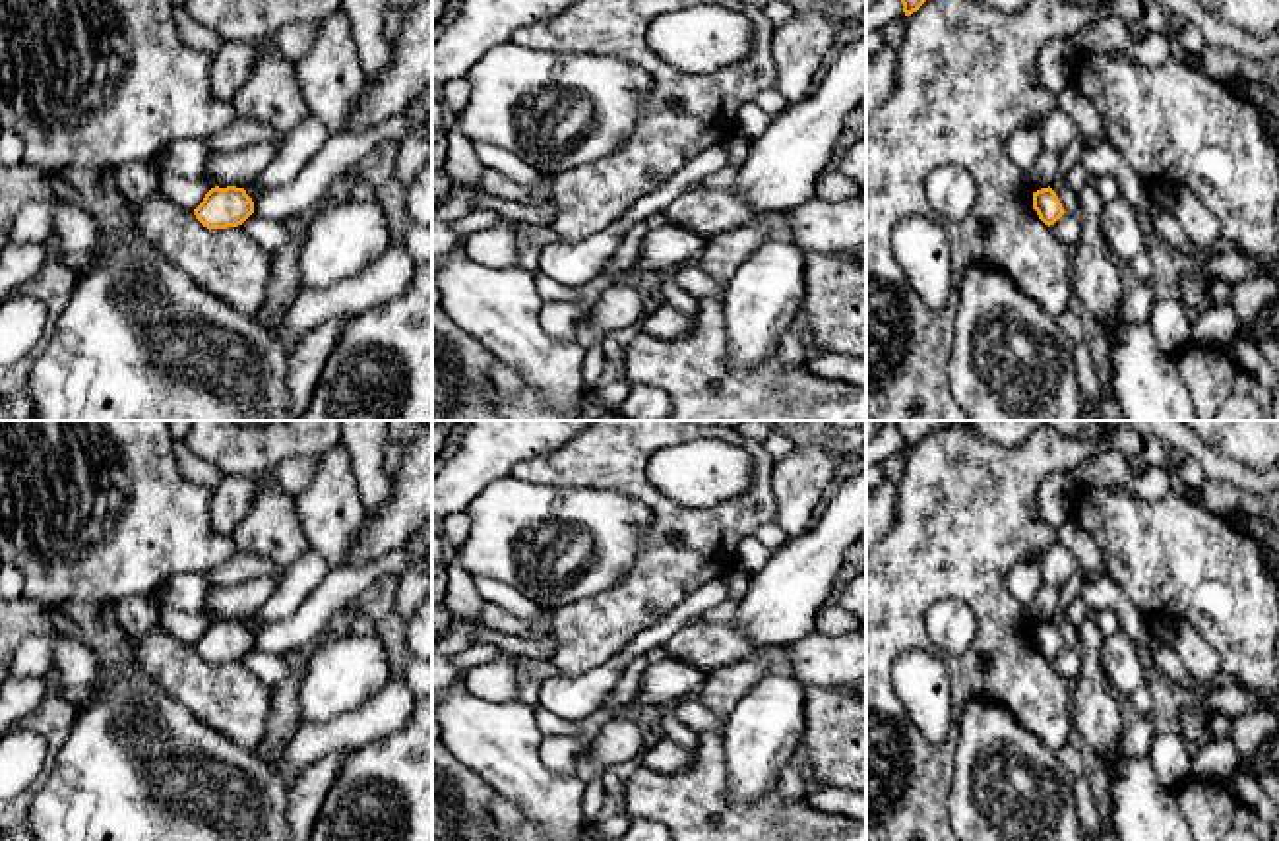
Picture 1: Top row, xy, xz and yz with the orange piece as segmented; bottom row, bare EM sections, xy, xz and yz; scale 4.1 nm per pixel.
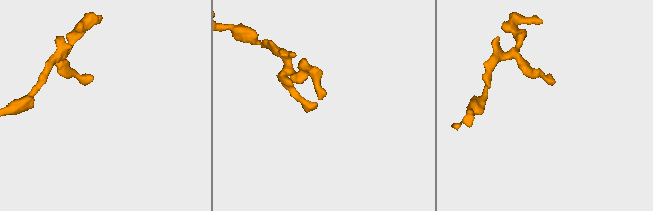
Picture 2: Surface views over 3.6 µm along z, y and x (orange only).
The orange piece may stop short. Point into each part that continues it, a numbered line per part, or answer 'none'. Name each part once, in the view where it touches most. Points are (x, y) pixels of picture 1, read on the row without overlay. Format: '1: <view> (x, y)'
none

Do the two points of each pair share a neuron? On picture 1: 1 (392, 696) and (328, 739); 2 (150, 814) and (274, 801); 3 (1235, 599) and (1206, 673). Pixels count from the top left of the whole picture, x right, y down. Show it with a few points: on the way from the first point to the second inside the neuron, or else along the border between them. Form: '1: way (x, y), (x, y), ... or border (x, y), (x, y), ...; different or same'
1: way (376, 712), (361, 727), (343, 733); same
2: way (181, 814), (190, 809), (243, 807); same
3: border (1179, 621), (1186, 621), (1212, 646), (1219, 669); different

